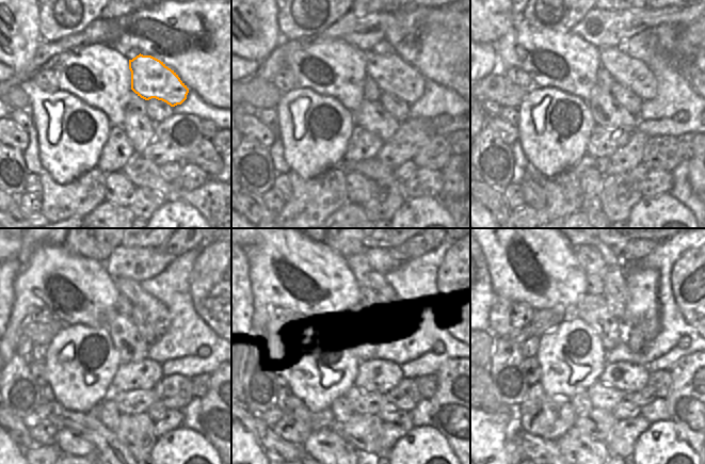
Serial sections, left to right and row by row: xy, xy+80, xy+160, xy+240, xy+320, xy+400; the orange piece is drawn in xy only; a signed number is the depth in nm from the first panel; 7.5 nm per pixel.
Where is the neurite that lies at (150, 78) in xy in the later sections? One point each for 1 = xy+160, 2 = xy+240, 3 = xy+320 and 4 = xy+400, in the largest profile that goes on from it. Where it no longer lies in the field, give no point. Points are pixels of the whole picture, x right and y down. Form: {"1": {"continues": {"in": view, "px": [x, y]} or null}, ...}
{"1": {"continues": {"in": "xy+160", "px": [633, 74]}}, "2": {"continues": {"in": "xy+240", "px": [157, 314]}}, "3": {"continues": {"in": "xy+320", "px": [364, 275]}}, "4": {"continues": {"in": "xy+400", "px": [589, 257]}}}

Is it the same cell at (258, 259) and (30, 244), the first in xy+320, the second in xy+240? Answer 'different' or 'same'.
different

